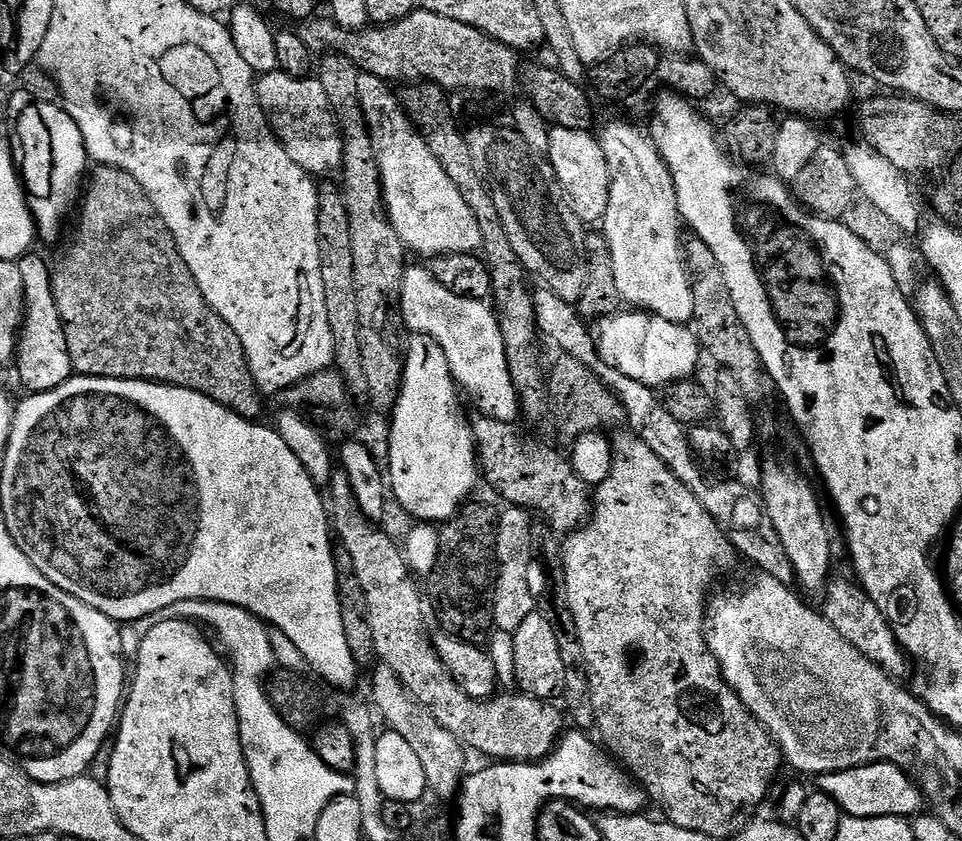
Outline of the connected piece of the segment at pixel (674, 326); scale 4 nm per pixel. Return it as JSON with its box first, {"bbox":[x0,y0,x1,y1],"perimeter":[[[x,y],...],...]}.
{"bbox":[598,311,702,390],"perimeter":[[[628,311],[632,312],[609,314],[599,321],[598,347],[601,359],[610,367],[617,368],[622,375],[644,383],[653,390],[695,377],[692,375],[700,364],[702,341],[691,327],[667,321],[649,311]]]}

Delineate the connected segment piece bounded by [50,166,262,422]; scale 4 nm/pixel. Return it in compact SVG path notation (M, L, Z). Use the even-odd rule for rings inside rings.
M107 166L93 167L75 220L76 229L73 230L72 237L68 241L66 241L67 239L63 241L64 249L61 250L56 264L54 260L51 265L52 278L50 281L56 312L60 315L60 321L64 327L64 337L73 373L77 377L97 376L103 380L147 380L149 384L169 384L171 388L185 388L218 402L232 412L237 412L243 420L259 421L261 419L260 399L262 399L262 393L256 387L256 379L252 377L248 359L242 350L242 342L238 342L238 334L212 309L210 302L206 302L202 290L198 290L198 282L194 282L194 274L190 274L190 266L186 266L186 262L174 242L174 234L170 234L170 230L164 219L158 214L154 202L150 202L146 190L142 190L142 186L138 186L136 179L130 174L126 174L126 170Z

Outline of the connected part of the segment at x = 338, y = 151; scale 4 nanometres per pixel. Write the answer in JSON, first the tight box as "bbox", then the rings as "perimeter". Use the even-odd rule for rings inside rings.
{"bbox":[255,71,344,178],"perimeter":[[[282,71],[263,73],[255,81],[256,99],[270,121],[272,133],[281,146],[290,154],[293,162],[298,162],[302,170],[313,178],[324,178],[327,172],[341,167],[344,162],[344,137],[332,113],[326,90],[319,78],[299,80]]]}

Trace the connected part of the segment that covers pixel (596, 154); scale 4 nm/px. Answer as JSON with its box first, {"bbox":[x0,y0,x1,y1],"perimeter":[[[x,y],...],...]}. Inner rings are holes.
{"bbox":[546,127,611,226],"perimeter":[[[553,127],[548,134],[550,146],[546,153],[546,159],[554,166],[554,174],[558,174],[558,182],[564,187],[564,193],[572,203],[574,214],[578,214],[578,218],[588,226],[604,219],[608,191],[611,190],[611,175],[604,153],[605,145],[596,141],[592,134],[588,130]]]}

